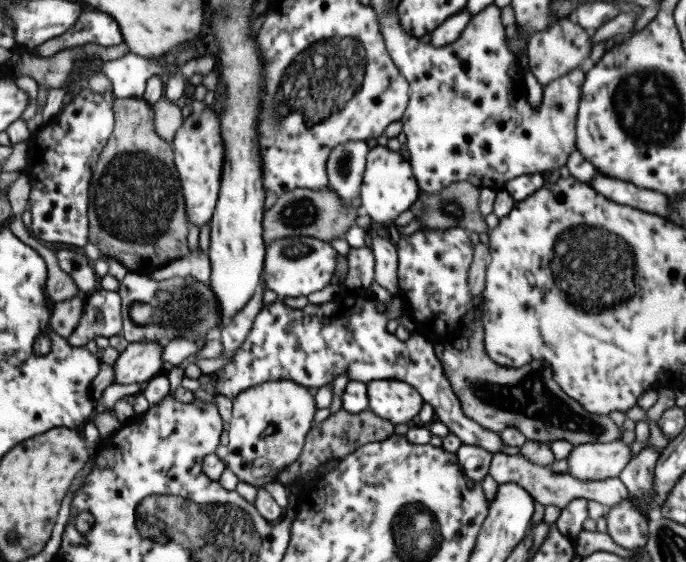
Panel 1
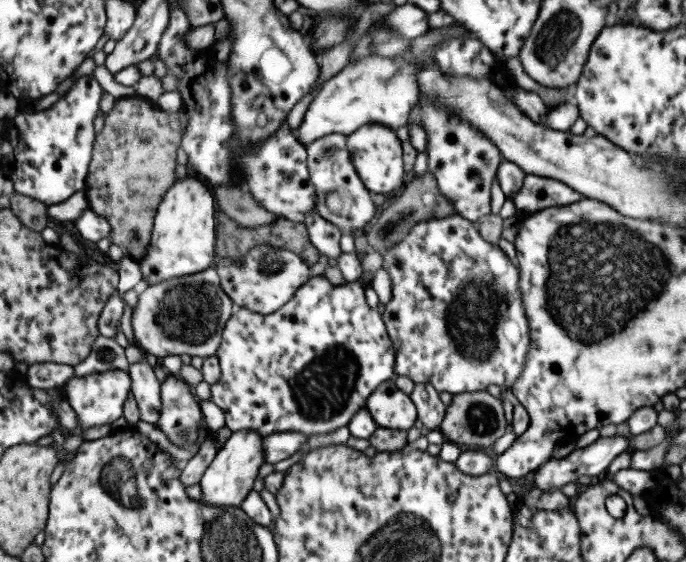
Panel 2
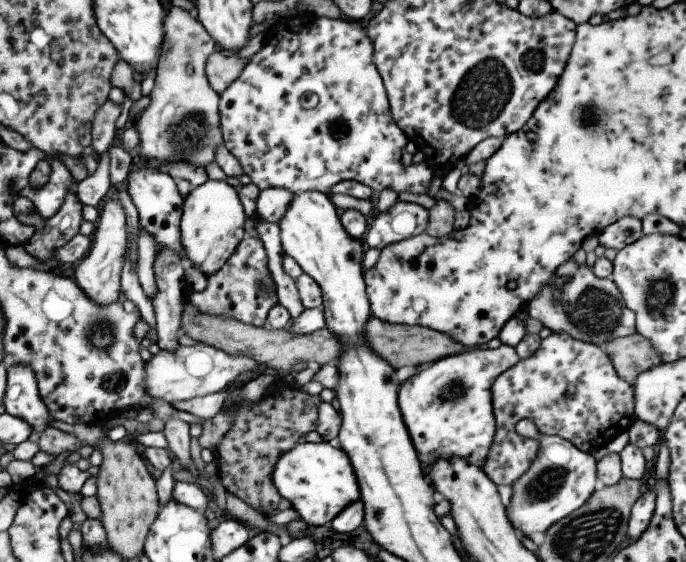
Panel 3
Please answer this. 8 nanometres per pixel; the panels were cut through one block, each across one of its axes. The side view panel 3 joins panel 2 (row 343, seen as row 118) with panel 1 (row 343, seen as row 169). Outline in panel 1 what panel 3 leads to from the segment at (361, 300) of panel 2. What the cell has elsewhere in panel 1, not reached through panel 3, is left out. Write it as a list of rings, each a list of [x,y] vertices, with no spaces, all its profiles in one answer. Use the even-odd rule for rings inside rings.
[[[393,294],[391,305],[379,312],[375,310],[373,301],[363,300],[361,306],[361,300],[357,300],[357,312],[353,312],[353,308],[341,308],[340,312],[331,314],[331,301],[320,305],[307,303],[299,309],[286,306],[280,298],[263,303],[253,317],[241,346],[235,349],[231,360],[219,369],[215,395],[221,394],[232,401],[239,392],[267,380],[291,380],[314,392],[325,384],[331,384],[343,372],[348,380],[357,380],[365,385],[371,380],[399,380],[410,384],[423,402],[433,407],[435,420],[443,423],[462,444],[483,447],[492,455],[501,453],[504,444],[499,433],[485,430],[463,416],[443,366],[433,352],[433,344],[414,330],[407,340],[399,340],[386,330],[387,322],[401,315],[400,304],[399,295]]]

